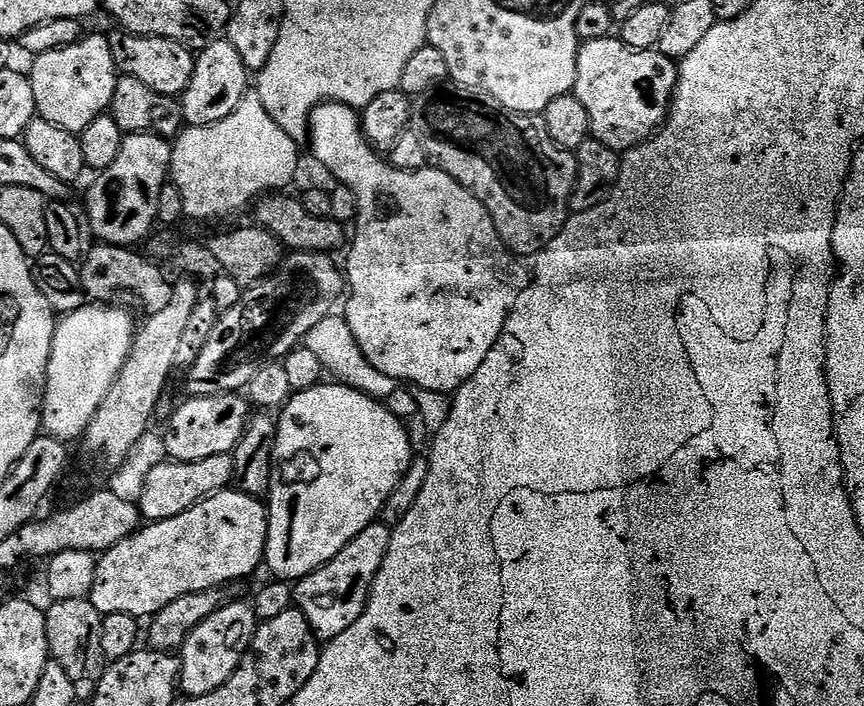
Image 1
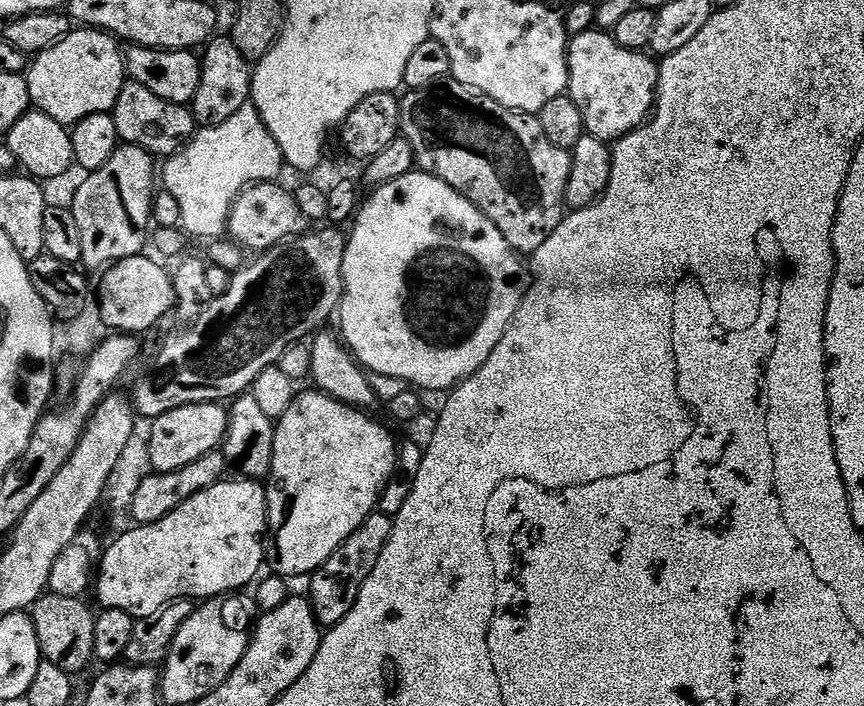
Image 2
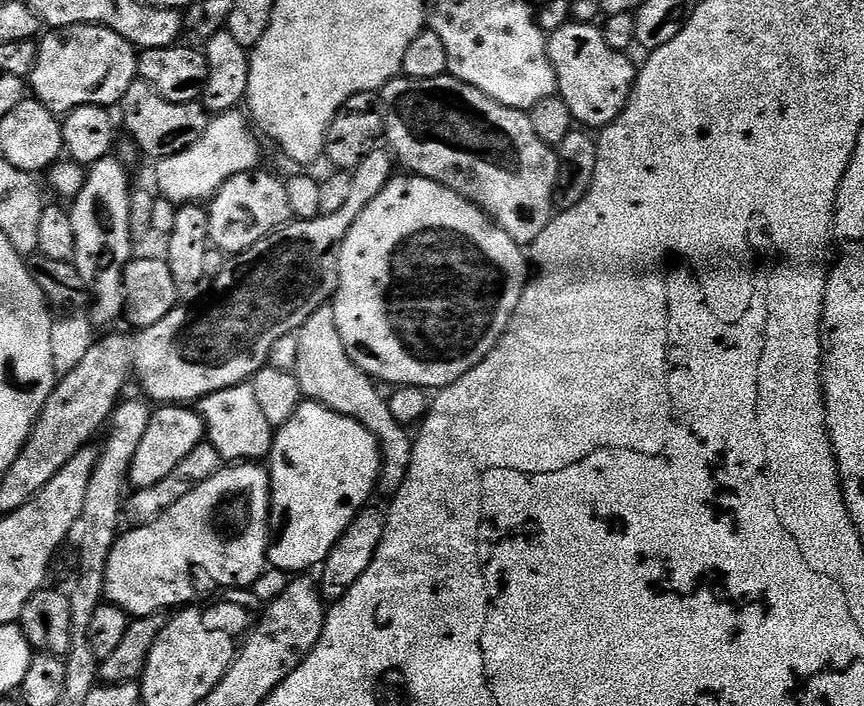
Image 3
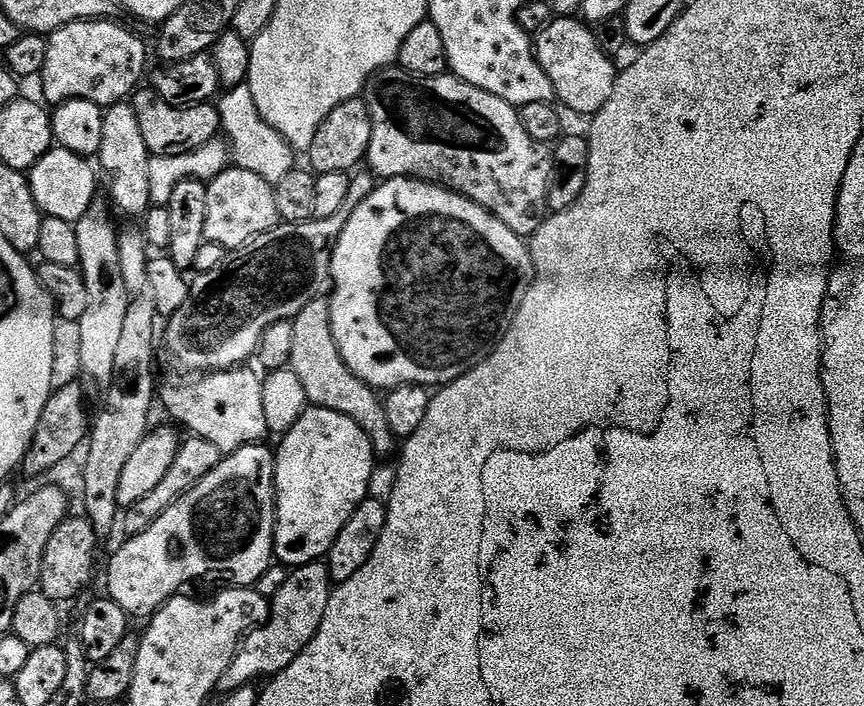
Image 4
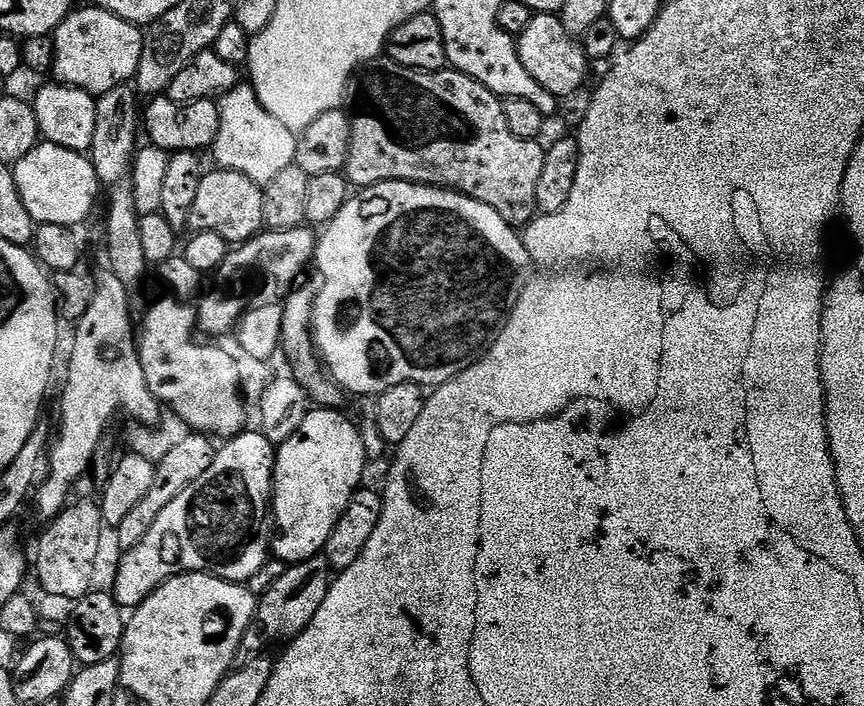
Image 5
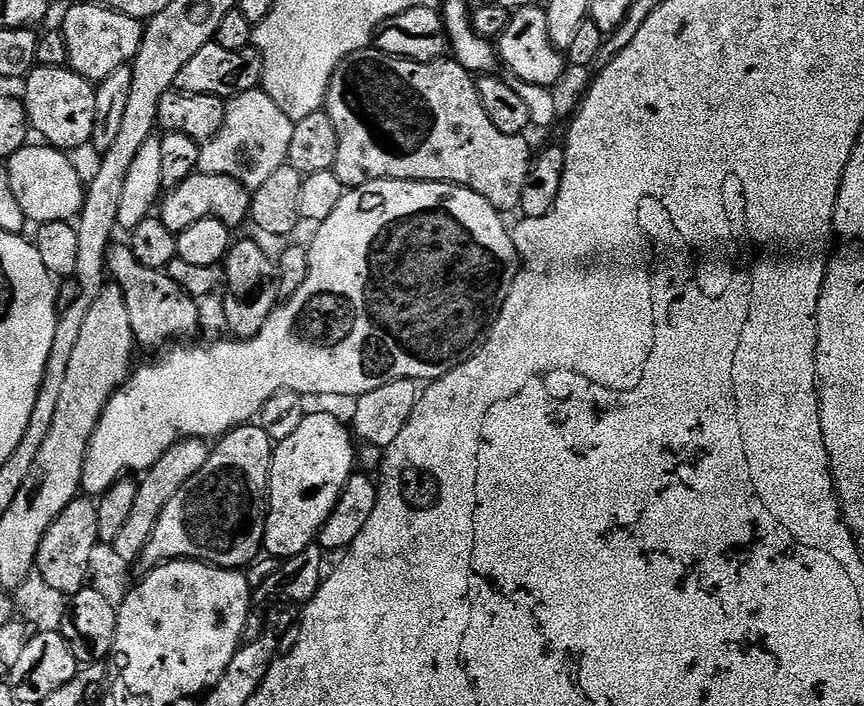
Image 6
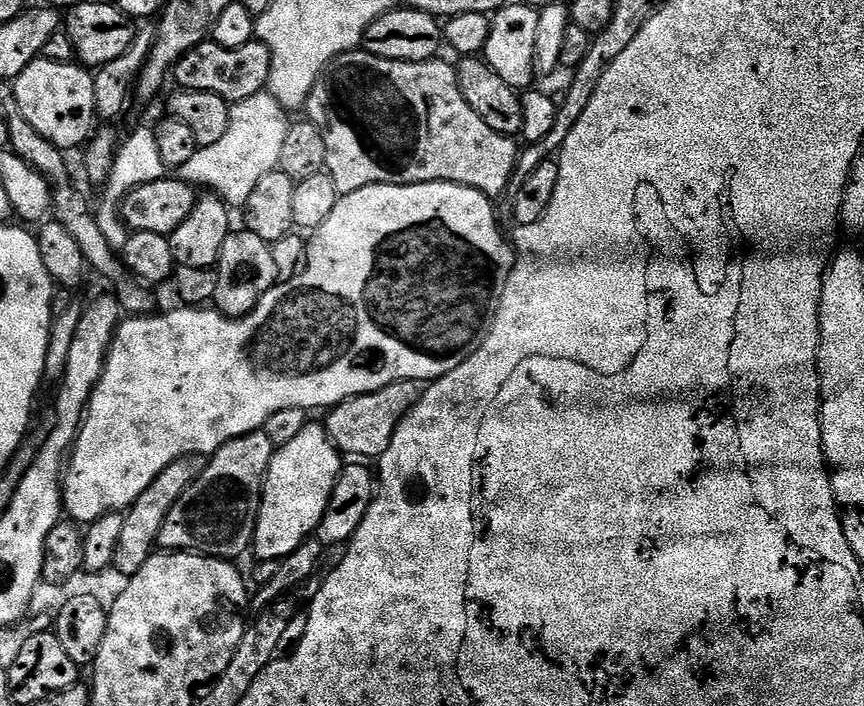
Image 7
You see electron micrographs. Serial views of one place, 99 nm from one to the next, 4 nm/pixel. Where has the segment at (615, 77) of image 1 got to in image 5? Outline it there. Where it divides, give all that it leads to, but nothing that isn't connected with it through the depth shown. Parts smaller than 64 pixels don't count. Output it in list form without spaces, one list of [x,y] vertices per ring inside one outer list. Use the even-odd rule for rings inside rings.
[[[533,15],[530,26],[526,26],[516,40],[516,49],[530,78],[557,98],[574,95],[588,80],[590,61],[584,52],[584,45],[577,37],[571,36],[559,16]]]

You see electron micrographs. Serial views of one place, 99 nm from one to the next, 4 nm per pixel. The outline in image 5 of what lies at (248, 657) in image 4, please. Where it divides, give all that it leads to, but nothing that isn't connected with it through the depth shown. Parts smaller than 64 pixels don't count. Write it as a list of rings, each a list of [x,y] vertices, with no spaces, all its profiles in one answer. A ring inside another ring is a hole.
[[[323,555],[285,567],[282,578],[278,578],[278,582],[274,582],[274,586],[259,597],[255,623],[258,628],[260,624],[261,634],[268,640],[291,641],[299,632],[306,630],[306,626],[310,626],[310,618],[318,614],[318,606],[322,606],[322,598],[326,598],[332,582],[333,577]]]

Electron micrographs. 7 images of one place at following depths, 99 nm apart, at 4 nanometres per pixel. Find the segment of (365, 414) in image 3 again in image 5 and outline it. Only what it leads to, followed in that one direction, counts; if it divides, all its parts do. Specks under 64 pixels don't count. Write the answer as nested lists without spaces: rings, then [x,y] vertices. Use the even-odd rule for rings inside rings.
[[[318,276],[309,278],[307,277],[303,283],[297,285],[288,294],[290,296],[286,302],[283,301],[282,334],[280,335],[281,353],[292,366],[290,368],[291,375],[306,390],[309,399],[315,405],[339,409],[344,406],[342,404],[346,399],[345,393],[340,385],[328,376],[316,351],[311,331],[313,302],[316,301],[319,291],[322,290],[322,282]]]

